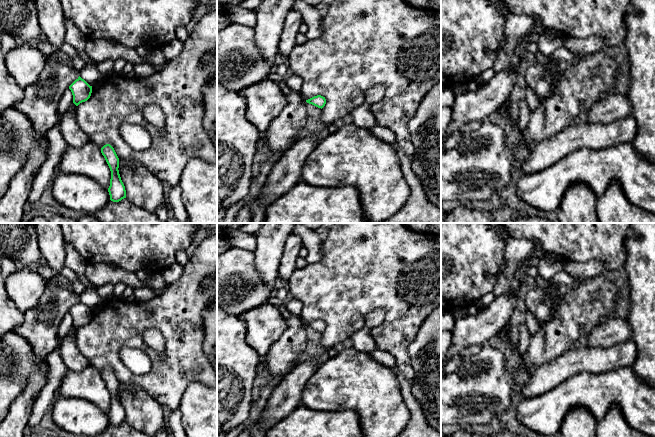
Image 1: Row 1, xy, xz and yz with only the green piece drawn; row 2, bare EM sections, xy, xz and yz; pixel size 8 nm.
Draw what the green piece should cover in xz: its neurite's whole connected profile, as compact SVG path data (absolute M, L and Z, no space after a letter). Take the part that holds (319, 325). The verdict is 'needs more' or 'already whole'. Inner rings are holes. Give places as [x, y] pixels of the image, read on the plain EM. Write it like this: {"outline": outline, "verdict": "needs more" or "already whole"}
{"outline": "M317 319L306 324L306 326L322 333L326 328L326 323L321 319Z", "verdict": "already whole"}

